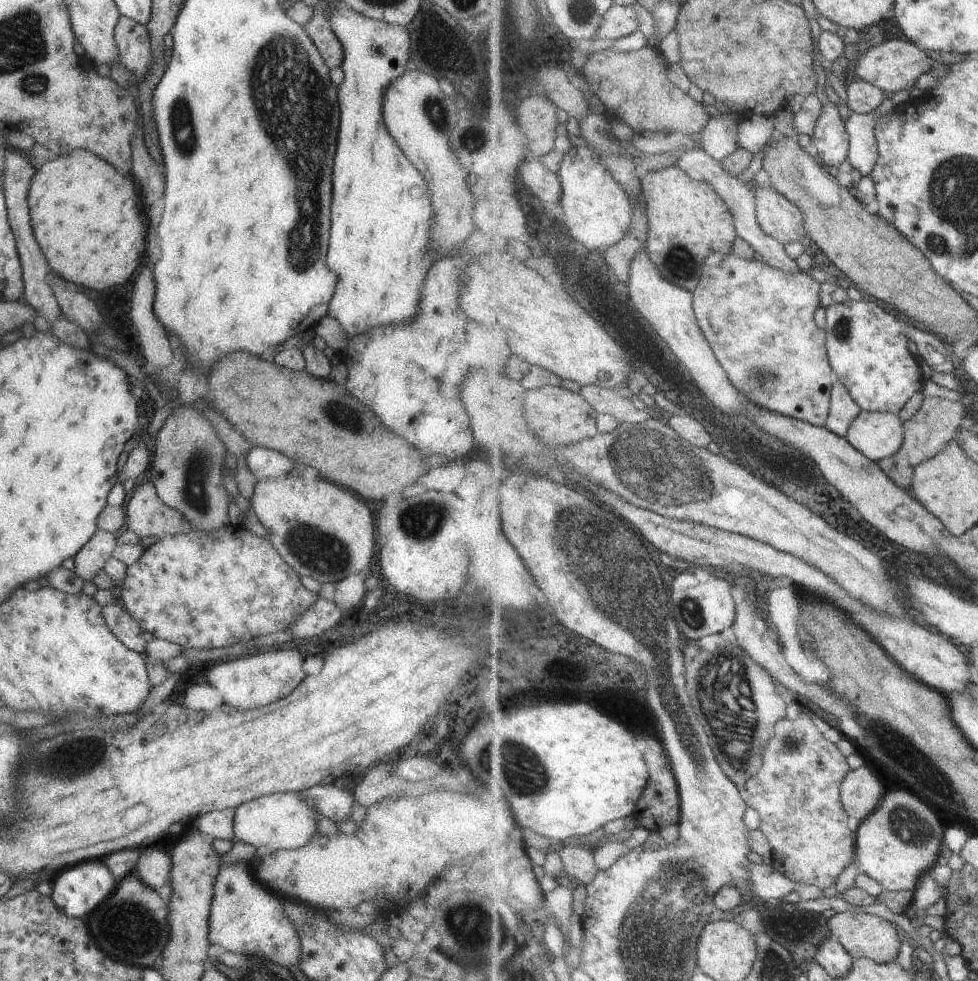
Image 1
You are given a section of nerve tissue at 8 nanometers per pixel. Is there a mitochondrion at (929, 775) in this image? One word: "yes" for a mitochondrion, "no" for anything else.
yes

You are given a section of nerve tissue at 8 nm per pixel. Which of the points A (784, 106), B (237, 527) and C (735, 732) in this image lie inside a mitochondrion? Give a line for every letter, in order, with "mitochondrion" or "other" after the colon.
A: other
B: other
C: mitochondrion

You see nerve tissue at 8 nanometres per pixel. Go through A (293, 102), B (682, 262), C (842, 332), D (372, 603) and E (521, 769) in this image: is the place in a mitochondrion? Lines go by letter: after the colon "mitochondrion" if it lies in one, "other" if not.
A: mitochondrion
B: mitochondrion
C: mitochondrion
D: other
E: mitochondrion

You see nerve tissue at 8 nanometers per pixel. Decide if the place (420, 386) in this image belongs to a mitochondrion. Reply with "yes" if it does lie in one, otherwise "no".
yes

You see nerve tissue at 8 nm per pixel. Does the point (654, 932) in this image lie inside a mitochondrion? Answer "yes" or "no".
yes

